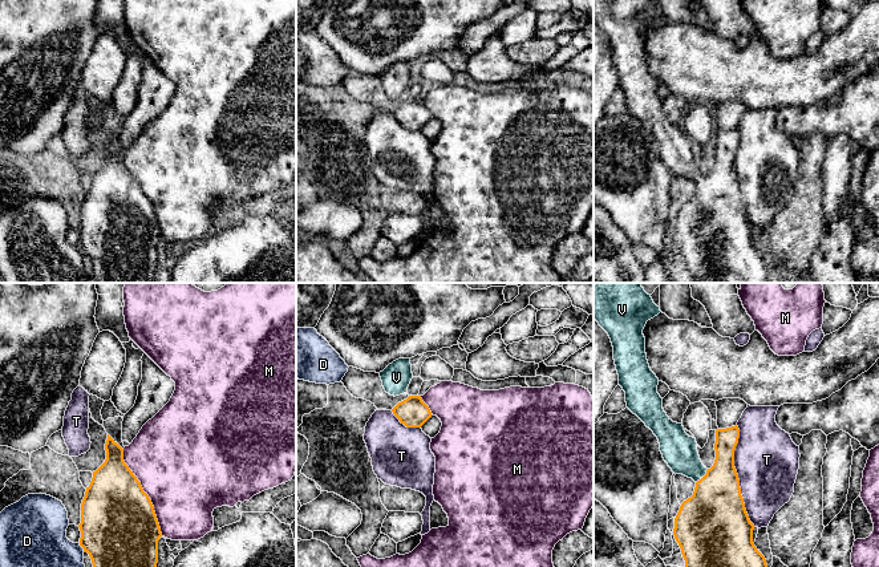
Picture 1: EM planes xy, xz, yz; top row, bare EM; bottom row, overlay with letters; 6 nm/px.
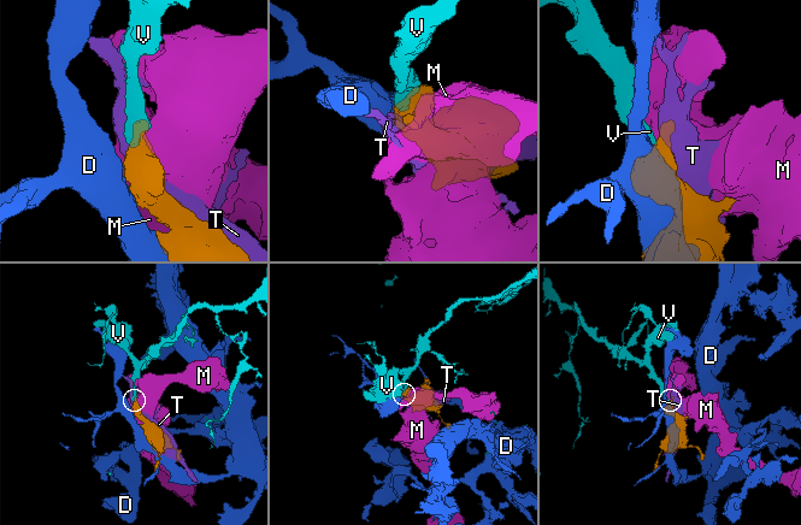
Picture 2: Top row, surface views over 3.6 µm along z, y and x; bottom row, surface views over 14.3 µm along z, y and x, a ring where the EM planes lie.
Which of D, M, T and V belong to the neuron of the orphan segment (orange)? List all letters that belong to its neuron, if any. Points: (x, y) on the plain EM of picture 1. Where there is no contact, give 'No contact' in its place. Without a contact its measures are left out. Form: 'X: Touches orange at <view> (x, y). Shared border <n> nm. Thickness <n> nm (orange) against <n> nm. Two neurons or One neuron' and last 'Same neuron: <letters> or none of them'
D: Touches orange at xy (81, 248). Shared border 70 nm. Thickness 480 nm (orange) against 440 nm. Two neurons
M: Touches orange at xy (145, 195). Shared border 600 nm. Thickness 460 nm (orange) against 480 nm. Two neurons
T: Touches orange at yz (737, 178). Shared border 650 nm. Thickness 340 nm (orange) against 380 nm. Two neurons
V: Touches orange at yz (704, 178). Shared border 120 nm. Thickness 380 nm (orange) against 220 nm. One neuron
Same neuron: V

